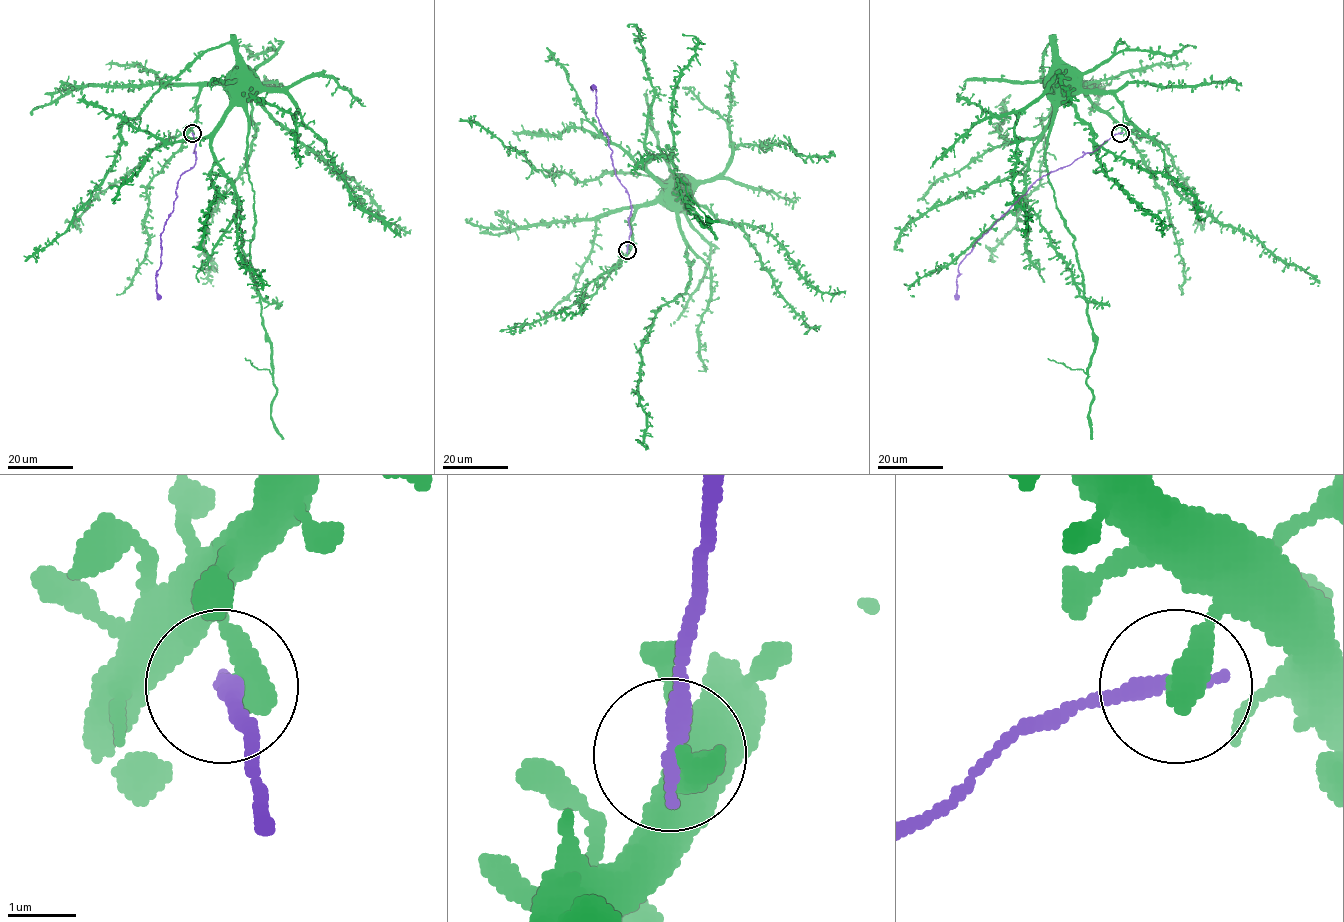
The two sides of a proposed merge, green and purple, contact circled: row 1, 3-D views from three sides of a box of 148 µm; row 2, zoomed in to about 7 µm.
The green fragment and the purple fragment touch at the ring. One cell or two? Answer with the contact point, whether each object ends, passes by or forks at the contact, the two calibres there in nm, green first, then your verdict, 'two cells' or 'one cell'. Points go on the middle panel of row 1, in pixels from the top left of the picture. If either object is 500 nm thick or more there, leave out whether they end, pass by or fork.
place (627, 250); green ends; purple ends; calibres 480 and 280 nm; two cells

